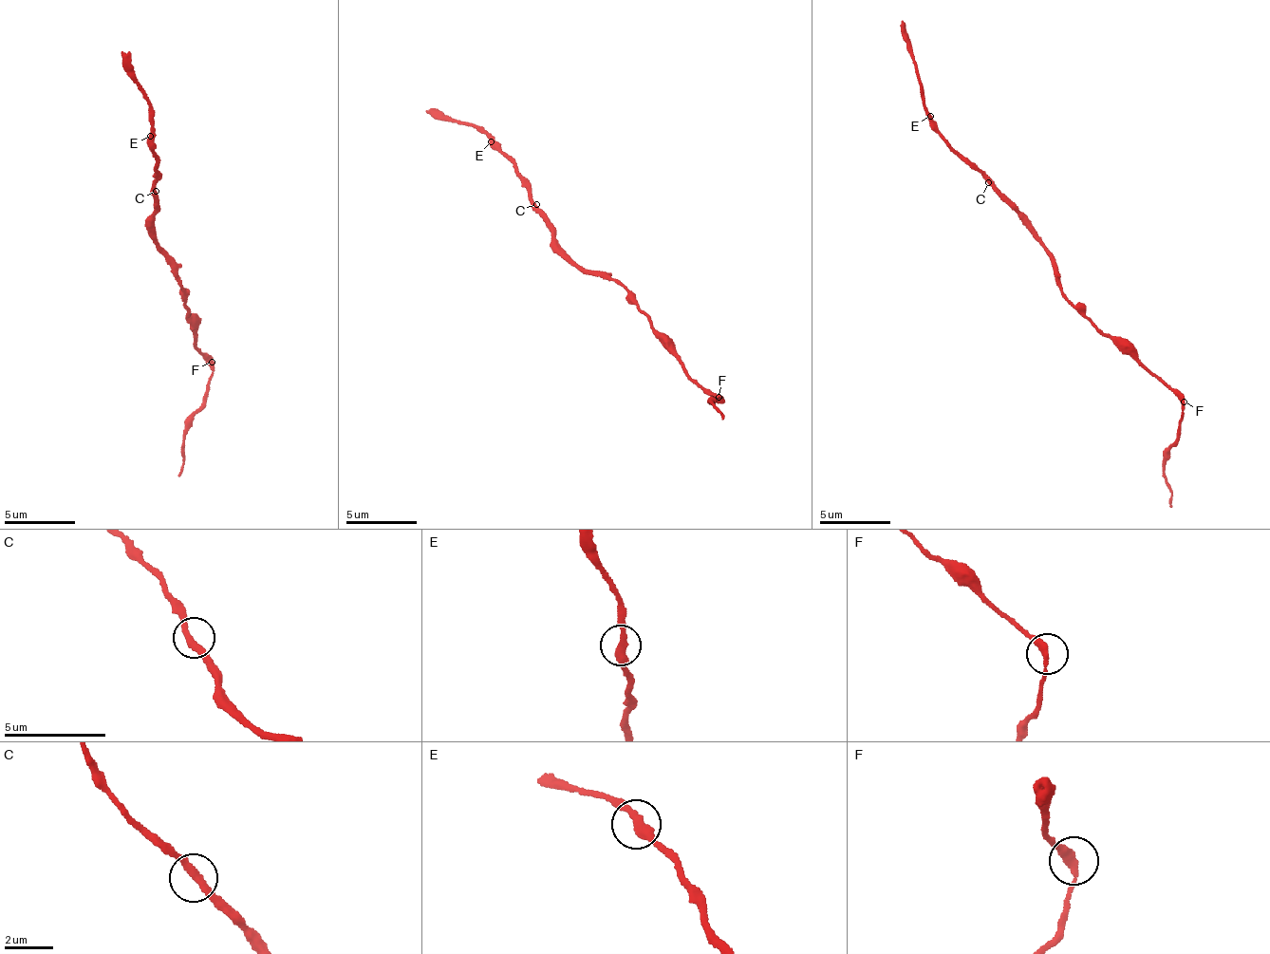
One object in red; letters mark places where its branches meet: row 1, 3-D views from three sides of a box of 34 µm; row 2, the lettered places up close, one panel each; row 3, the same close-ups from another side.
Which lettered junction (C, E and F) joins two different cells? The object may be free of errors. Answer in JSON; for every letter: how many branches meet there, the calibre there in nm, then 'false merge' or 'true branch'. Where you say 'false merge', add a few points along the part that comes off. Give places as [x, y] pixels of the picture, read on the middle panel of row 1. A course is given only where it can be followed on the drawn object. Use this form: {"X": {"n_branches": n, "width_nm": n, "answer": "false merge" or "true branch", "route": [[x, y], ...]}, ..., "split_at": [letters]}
{"C": {"n_branches": 2, "width_nm": 300, "answer": "true branch"}, "E": {"n_branches": 2, "width_nm": 320, "answer": "true branch"}, "F": {"n_branches": 2, "width_nm": 300, "answer": "false merge", "route": [[718, 398], [725, 401], [711, 402], [722, 420]]}, "split_at": ["F"]}

